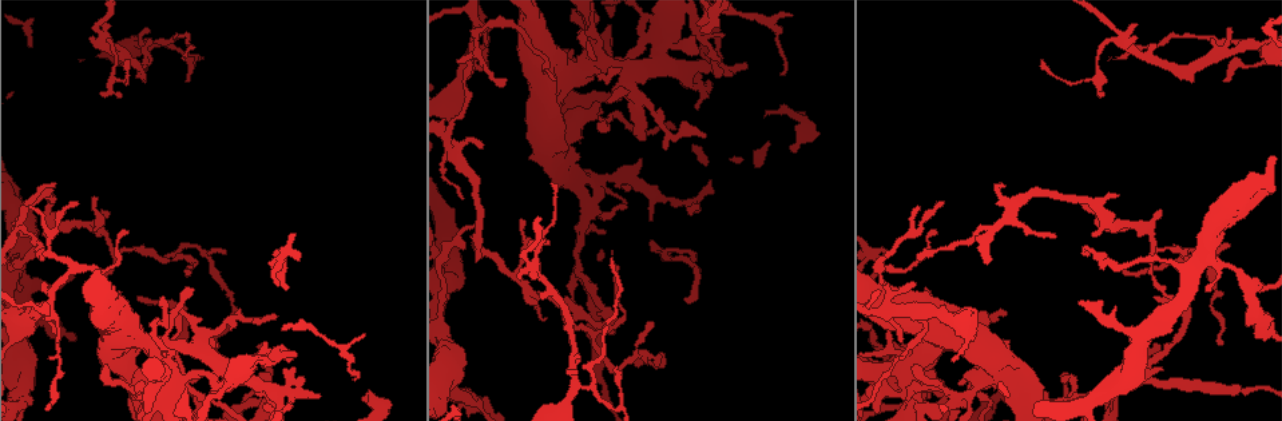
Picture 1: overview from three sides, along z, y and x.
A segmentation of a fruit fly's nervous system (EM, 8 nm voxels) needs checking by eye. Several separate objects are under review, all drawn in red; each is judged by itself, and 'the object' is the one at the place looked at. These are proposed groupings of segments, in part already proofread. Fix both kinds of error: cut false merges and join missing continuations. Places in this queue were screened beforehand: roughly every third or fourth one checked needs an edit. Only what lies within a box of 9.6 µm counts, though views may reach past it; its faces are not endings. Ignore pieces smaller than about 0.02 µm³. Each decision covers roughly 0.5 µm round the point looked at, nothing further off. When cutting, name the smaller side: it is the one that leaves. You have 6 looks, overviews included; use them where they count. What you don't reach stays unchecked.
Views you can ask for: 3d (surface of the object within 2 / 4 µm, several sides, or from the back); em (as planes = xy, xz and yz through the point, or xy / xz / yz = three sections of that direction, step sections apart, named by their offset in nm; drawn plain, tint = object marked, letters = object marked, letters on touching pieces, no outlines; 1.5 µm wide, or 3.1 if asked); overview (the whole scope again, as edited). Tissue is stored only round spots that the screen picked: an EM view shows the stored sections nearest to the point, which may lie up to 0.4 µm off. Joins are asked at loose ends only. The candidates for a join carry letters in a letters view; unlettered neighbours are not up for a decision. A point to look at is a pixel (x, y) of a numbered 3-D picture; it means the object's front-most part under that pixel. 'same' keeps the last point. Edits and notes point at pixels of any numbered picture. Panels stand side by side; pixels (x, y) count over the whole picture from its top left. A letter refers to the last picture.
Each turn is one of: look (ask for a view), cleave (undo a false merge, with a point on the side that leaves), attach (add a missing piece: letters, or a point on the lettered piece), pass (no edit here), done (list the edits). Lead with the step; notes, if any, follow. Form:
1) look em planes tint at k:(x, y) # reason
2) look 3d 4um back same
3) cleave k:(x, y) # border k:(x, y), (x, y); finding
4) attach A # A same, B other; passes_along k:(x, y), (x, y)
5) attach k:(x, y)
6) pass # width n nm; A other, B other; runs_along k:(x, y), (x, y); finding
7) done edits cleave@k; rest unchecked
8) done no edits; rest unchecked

look em planes tint at 1:(154, 332) # sharp bend

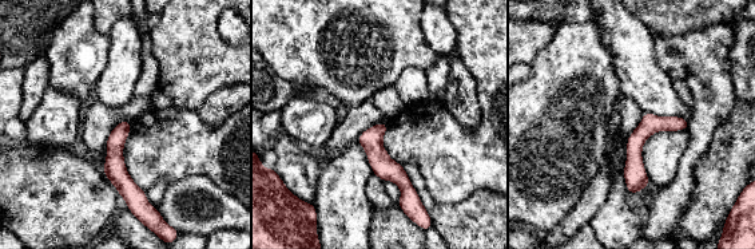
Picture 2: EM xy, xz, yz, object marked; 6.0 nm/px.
look em planes letters same # what lies round it

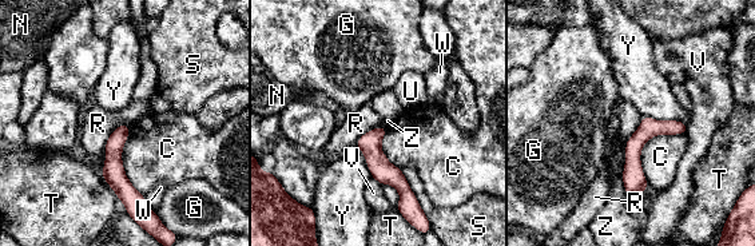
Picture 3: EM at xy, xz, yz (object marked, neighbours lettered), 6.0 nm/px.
pass # C other, G other, N other, R other, S other, T other, U other, V other, W other, Y other, Z other; runs_along 3:(124, 127), (115, 178), (159, 230); one neuron here

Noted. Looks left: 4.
look 3d 2um at 1:(961, 381) # free end

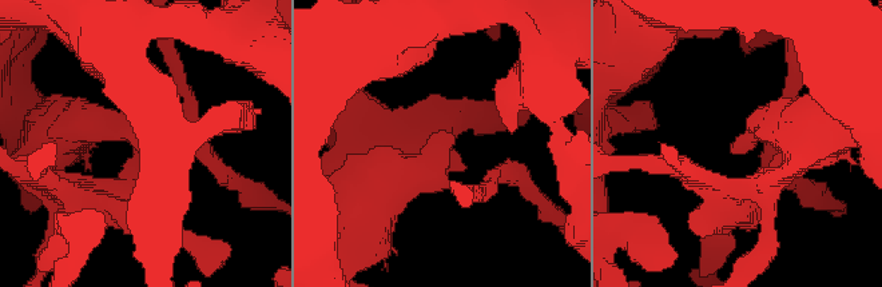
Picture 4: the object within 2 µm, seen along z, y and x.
look em yz step 4 tint at 4:(452, 133)

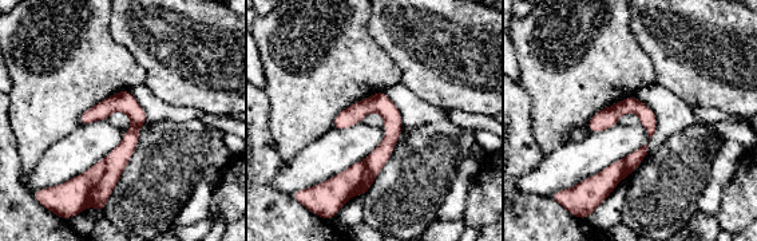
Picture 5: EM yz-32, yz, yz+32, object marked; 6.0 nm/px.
look em yz step 4 letters same

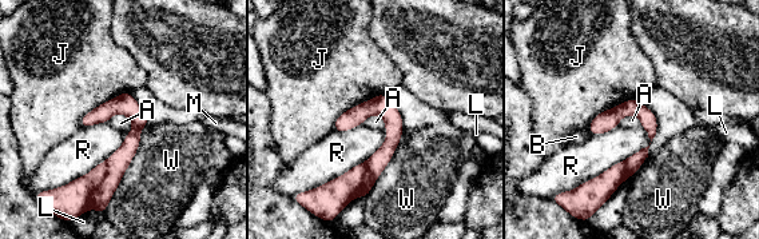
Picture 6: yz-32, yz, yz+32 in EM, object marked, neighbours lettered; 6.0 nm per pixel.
pass # A other, B other, J other, L other, M other, R other, W other; runs_along 6:(128, 96), (131, 144), (74, 199); none of them fits

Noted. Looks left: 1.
done no edits; rest unchecked

